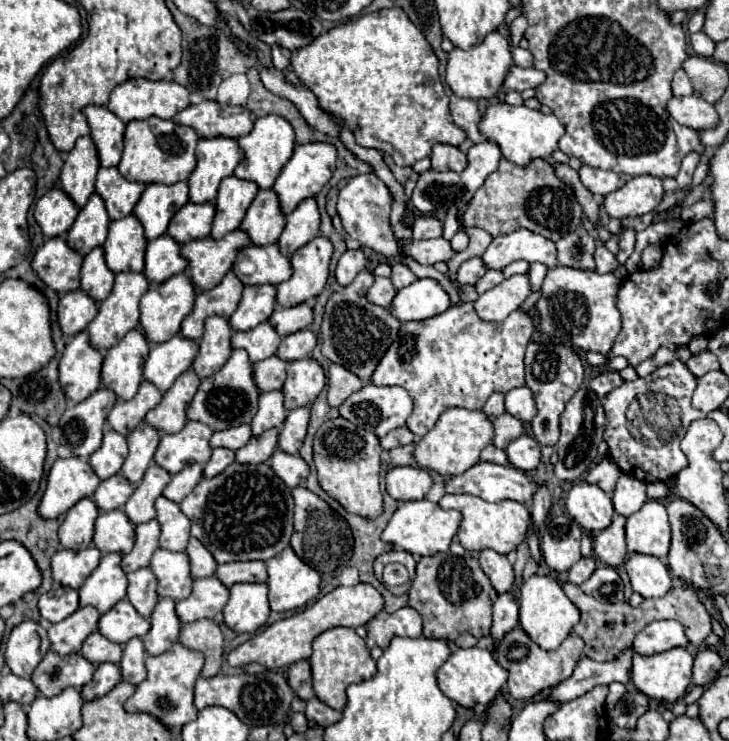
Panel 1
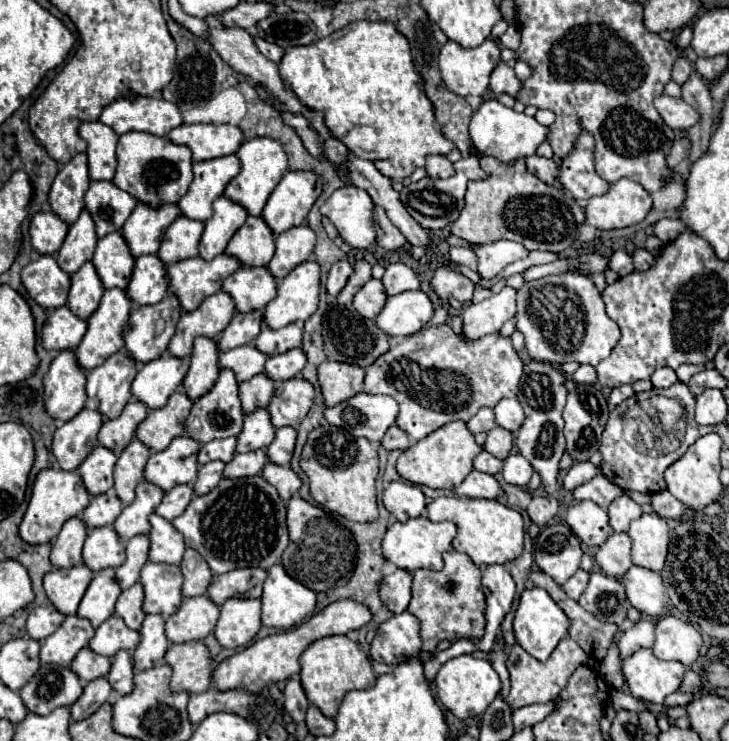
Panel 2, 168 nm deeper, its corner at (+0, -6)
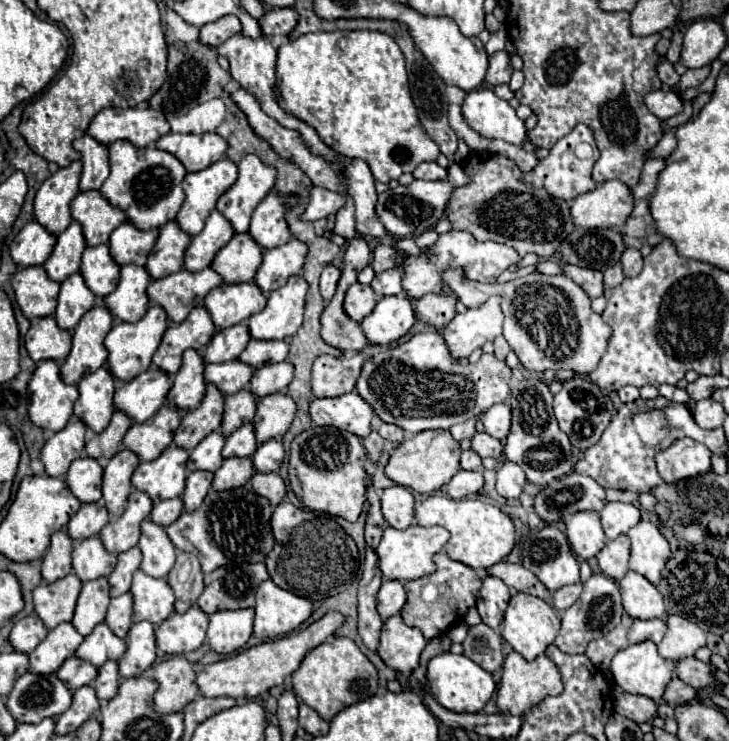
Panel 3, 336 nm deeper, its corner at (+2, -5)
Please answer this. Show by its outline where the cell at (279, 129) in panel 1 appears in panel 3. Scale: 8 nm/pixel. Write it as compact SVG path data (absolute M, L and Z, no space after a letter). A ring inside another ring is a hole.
M248 153L238 163L236 183L218 199L216 209L230 219L236 233L248 231L256 205L270 193L276 179L276 167L266 165L258 155Z

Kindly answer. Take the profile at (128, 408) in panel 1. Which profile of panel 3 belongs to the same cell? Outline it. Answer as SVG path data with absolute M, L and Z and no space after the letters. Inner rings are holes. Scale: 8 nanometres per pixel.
M114 411L110 425L98 433L92 435L86 443L86 453L94 459L98 459L102 465L106 465L118 451L120 451L120 443L124 439L124 433L130 429L132 419L124 413L124 411Z

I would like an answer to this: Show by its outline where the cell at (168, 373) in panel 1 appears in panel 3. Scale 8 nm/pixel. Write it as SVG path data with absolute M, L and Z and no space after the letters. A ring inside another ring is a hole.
M150 367L148 371L118 387L114 393L114 405L116 409L130 415L132 421L136 419L136 423L142 423L148 421L166 403L170 387L170 375L158 367Z

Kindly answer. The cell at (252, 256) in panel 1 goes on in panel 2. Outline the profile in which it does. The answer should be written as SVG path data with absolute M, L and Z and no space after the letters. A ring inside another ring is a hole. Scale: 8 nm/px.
M238 268L222 284L222 290L234 300L236 312L264 310L276 296L276 280L268 268Z

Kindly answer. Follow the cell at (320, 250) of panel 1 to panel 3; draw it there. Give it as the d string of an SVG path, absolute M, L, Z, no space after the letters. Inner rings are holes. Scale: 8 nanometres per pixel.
M294 275L282 289L268 295L262 311L250 317L250 335L254 339L288 339L298 331L304 319L308 283L302 275Z

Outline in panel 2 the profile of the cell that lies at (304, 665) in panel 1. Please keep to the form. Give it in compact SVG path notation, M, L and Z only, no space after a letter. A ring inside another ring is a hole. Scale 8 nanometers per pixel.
M292 676L284 688L284 710L290 714L290 718L300 724L306 718L306 710L308 710L308 698L302 690L300 678Z

